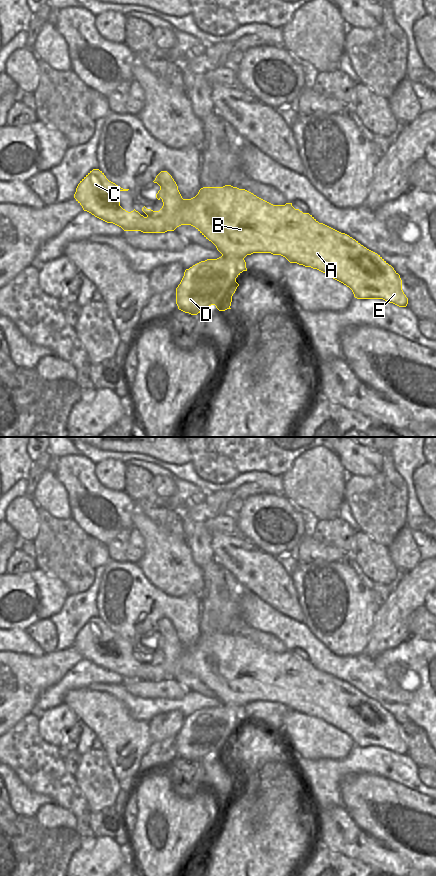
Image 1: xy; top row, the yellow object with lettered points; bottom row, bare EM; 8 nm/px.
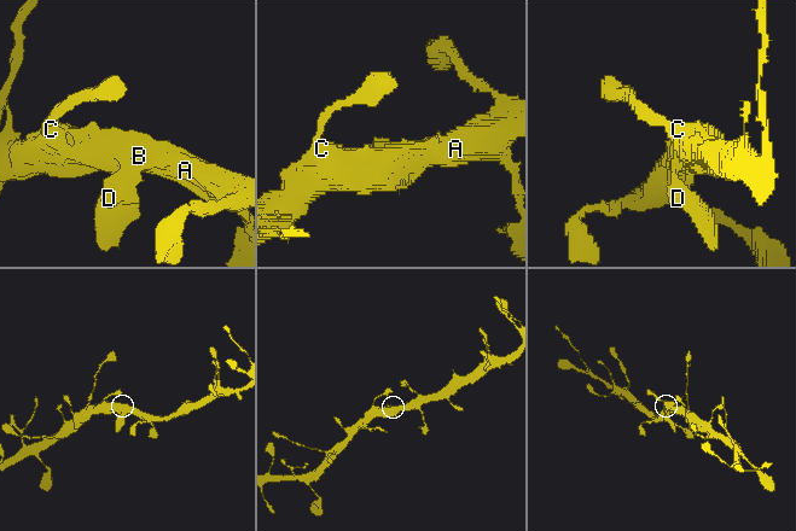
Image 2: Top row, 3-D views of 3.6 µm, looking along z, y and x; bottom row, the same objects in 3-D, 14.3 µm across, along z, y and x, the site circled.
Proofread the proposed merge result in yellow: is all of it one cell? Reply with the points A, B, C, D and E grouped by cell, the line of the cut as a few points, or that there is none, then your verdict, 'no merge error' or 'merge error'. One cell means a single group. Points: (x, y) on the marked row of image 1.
groups A B C D E; cut none; no merge error

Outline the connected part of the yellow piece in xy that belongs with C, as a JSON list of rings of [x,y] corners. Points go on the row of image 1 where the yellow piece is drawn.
[[[93,169],[80,181],[74,198],[84,211],[124,231],[165,233],[181,225],[191,225],[216,246],[222,256],[201,261],[186,269],[176,288],[176,304],[185,313],[197,315],[211,305],[215,305],[219,311],[231,309],[232,296],[239,286],[236,278],[247,271],[244,258],[253,253],[281,255],[290,263],[317,269],[349,287],[357,299],[383,299],[399,307],[408,304],[400,275],[380,255],[349,235],[319,223],[309,213],[295,209],[292,203],[273,205],[245,189],[231,185],[203,187],[195,197],[183,199],[176,182],[167,171],[161,171],[153,182],[160,186],[156,198],[162,200],[163,206],[159,211],[144,206],[142,211],[146,217],[135,209],[128,212],[120,206],[113,194],[129,189],[109,181],[99,169]]]

